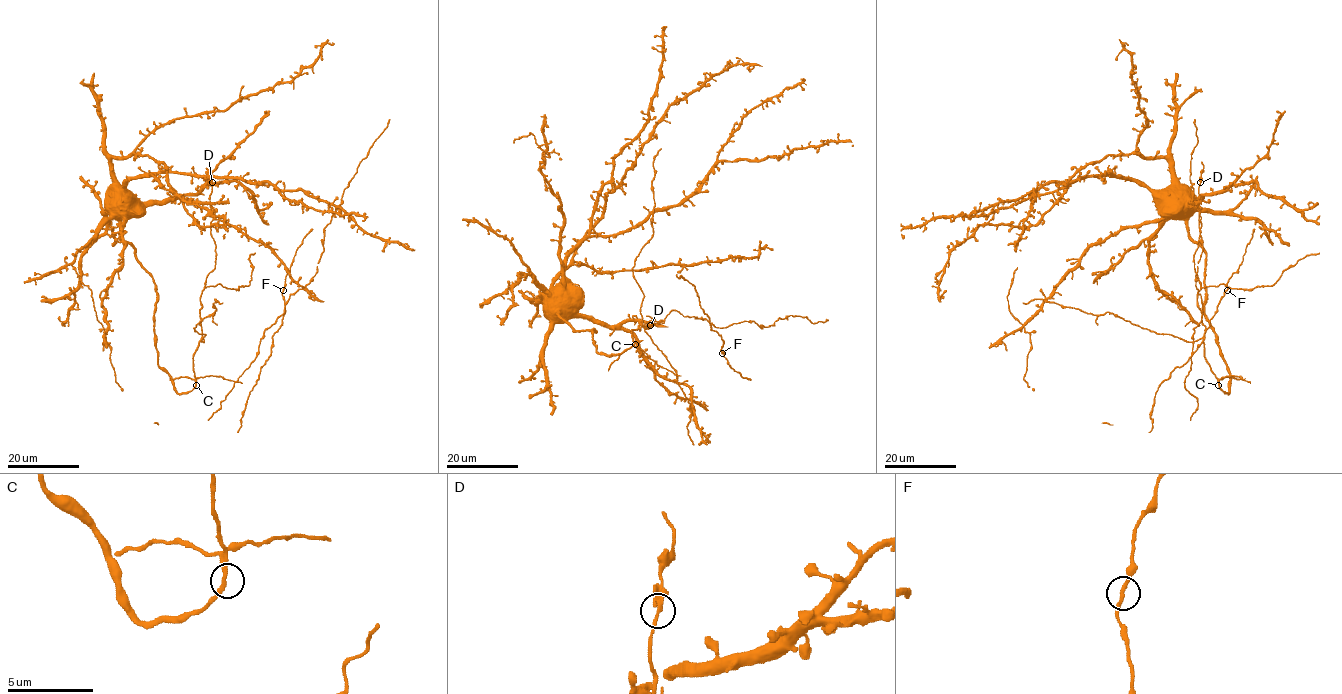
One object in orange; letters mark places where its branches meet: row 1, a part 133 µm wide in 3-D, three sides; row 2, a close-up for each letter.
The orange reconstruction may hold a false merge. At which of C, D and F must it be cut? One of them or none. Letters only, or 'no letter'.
D

